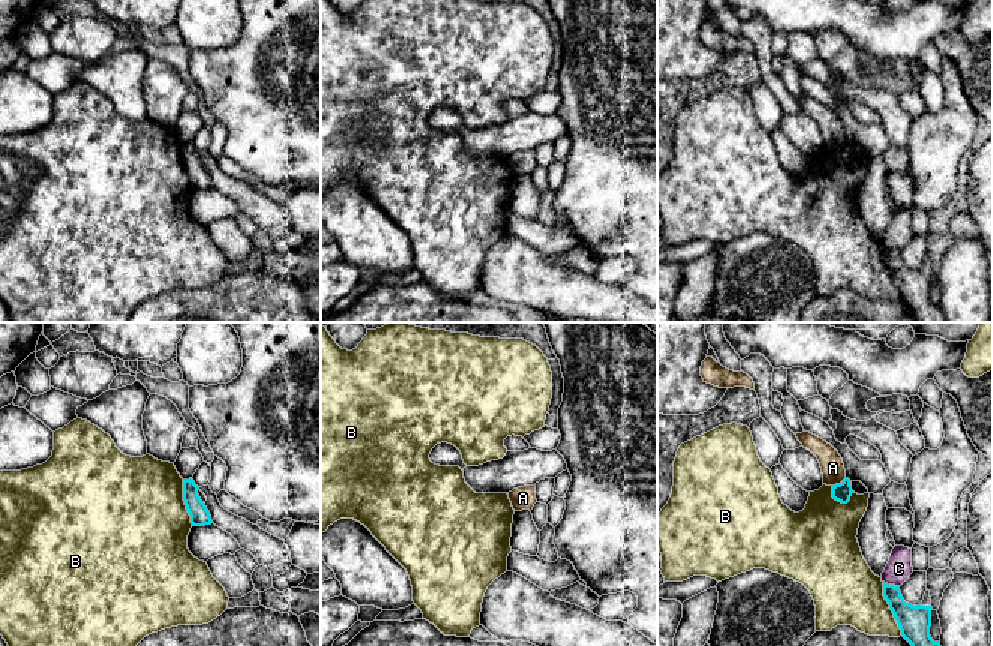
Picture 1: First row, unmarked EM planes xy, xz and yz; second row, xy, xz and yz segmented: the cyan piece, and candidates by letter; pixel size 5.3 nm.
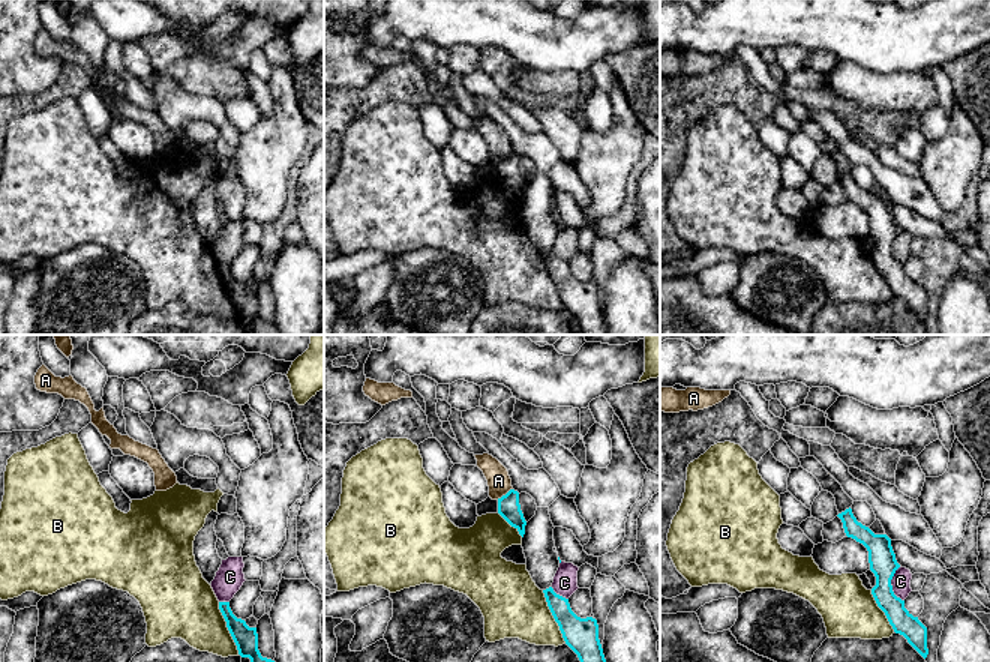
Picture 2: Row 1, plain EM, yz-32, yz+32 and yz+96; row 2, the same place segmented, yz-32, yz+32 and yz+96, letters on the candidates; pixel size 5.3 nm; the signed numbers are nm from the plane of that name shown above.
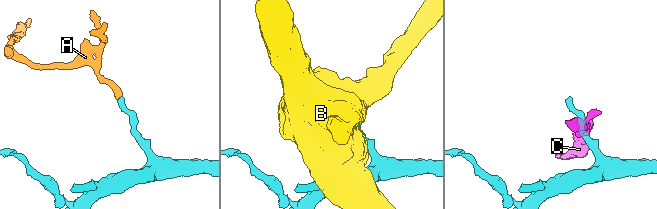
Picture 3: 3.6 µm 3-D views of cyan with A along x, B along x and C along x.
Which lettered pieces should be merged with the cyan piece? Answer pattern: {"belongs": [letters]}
{"belongs": []}

